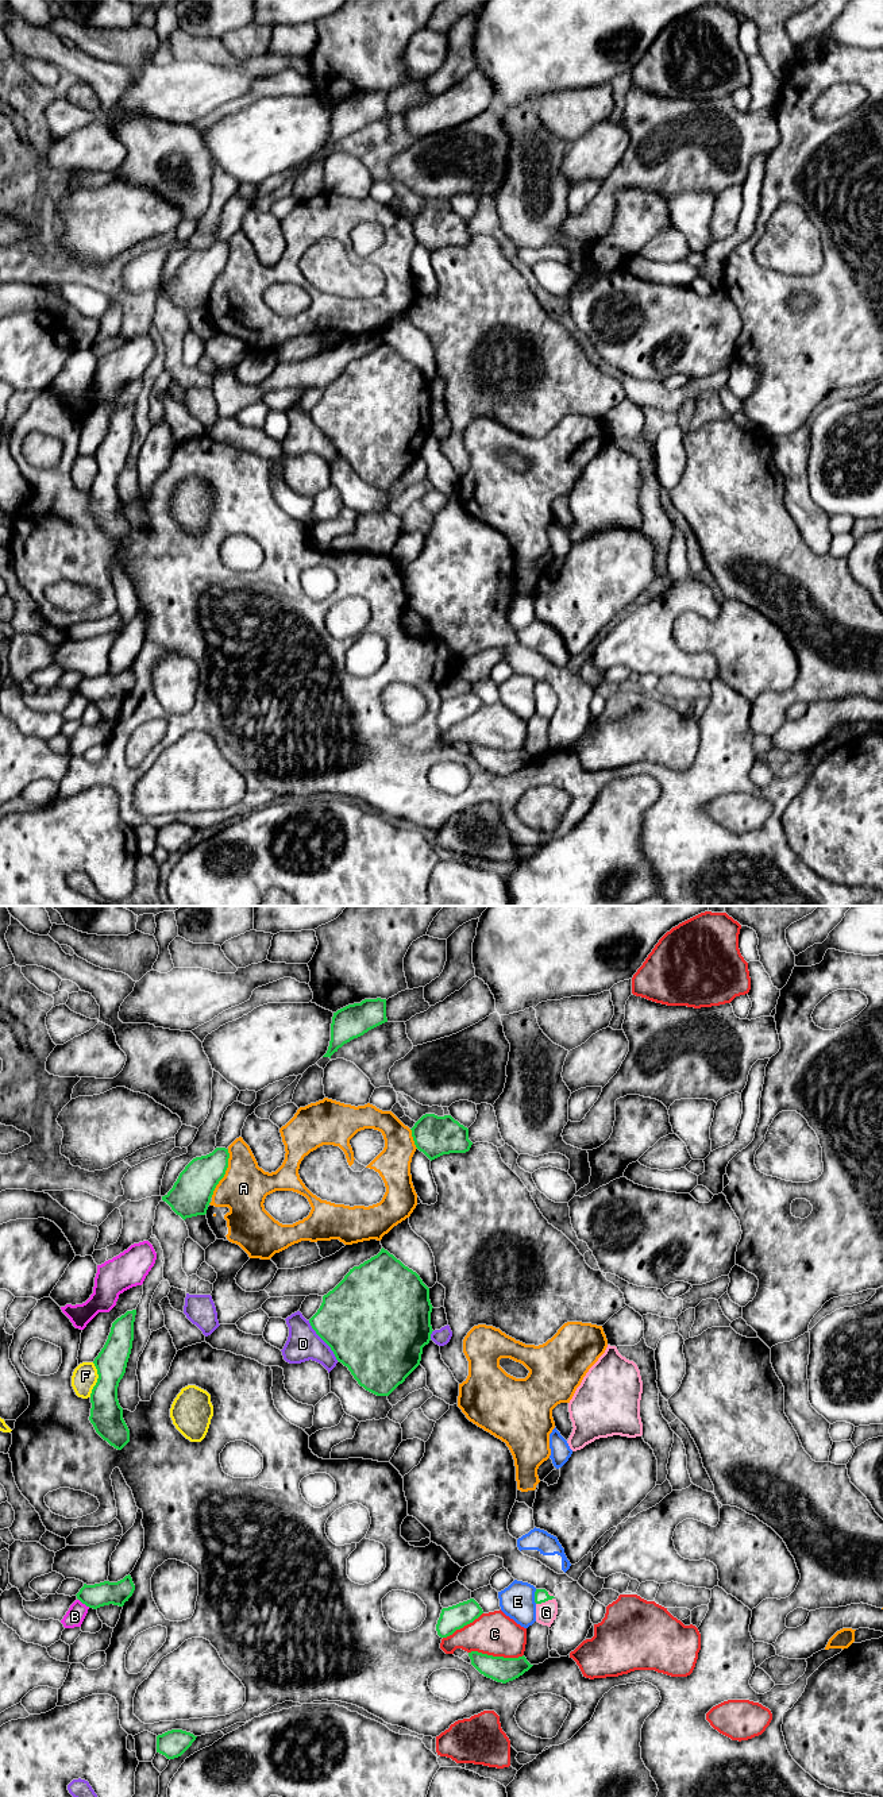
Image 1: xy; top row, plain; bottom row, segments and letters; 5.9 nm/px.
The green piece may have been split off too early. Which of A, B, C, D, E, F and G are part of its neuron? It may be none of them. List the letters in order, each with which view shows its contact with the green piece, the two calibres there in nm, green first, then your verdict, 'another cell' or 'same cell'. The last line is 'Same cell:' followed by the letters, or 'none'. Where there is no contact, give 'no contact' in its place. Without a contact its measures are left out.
A: xy | 240/280 nm | another cell
B: xy | 140/110 nm | another cell
C: xy | 150/260 nm | another cell
D: xy | 480/200 nm | another cell
E: xy | 80/200 nm | another cell
F: xy | 190/150 nm | another cell
G: xy | 80/130 nm | same cell
Same cell: G

